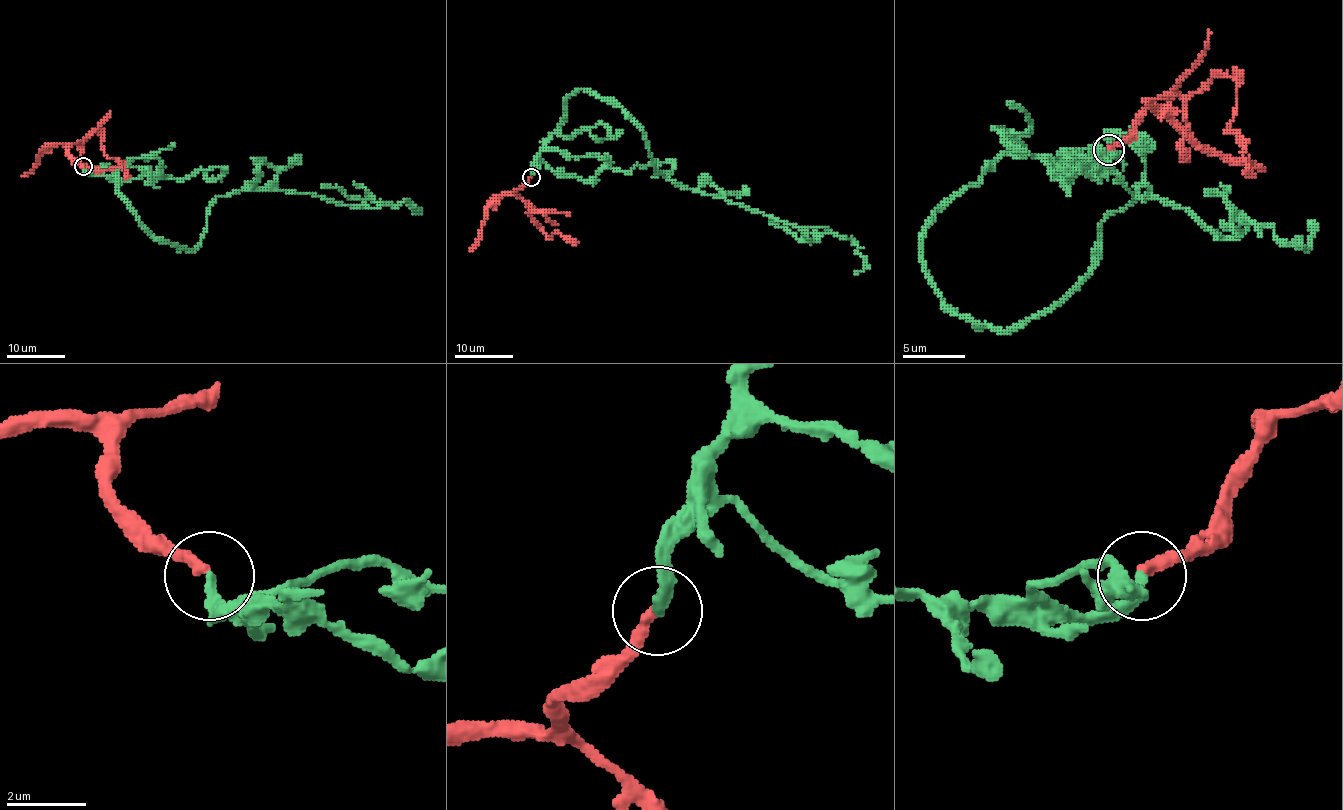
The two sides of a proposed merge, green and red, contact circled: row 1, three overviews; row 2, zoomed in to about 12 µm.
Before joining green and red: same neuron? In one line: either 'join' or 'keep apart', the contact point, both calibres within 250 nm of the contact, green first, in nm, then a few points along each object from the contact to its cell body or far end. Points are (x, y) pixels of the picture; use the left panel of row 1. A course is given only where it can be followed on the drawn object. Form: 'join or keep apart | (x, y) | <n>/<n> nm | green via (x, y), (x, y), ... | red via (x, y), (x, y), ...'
join | (83, 166) | 280/280 nm | green via (82, 166), (110, 169), (141, 223), (190, 251), (209, 206), (244, 190), (409, 203), (415, 213), (407, 200) | red via (82, 166), (68, 153), (68, 148), (90, 132), (97, 132), (102, 137), (102, 150), (125, 169), (127, 179)

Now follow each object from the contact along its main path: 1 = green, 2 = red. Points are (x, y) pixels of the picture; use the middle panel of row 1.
1: (530, 176), (566, 98), (589, 90), (638, 126), (657, 172), (811, 241), (851, 238), (864, 266), (855, 270)
2: (530, 176), (516, 191), (529, 207), (529, 215), (545, 234), (561, 234), (573, 240), (575, 245)

